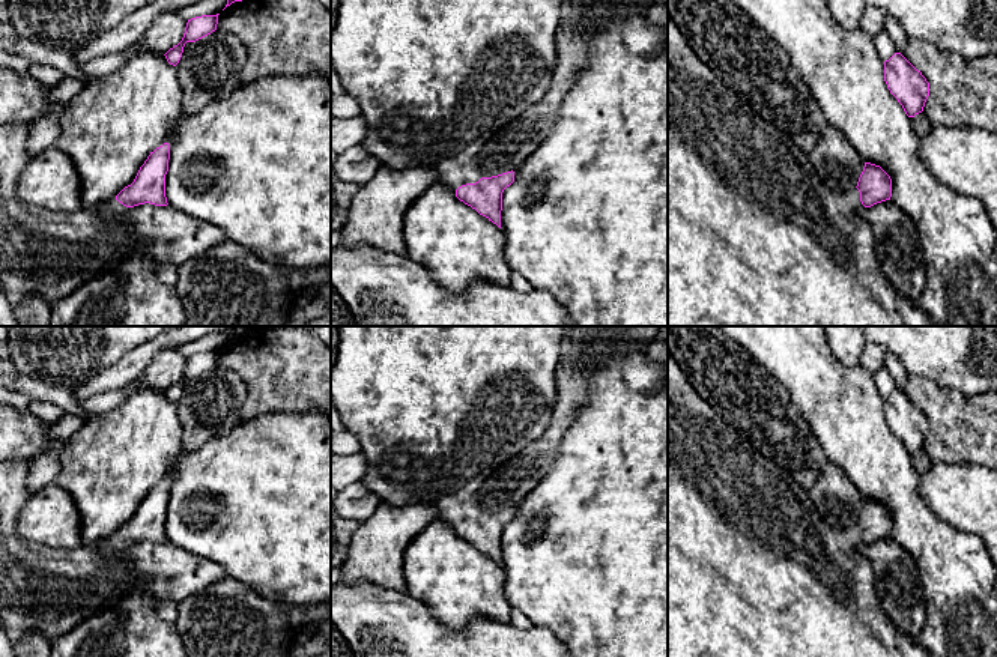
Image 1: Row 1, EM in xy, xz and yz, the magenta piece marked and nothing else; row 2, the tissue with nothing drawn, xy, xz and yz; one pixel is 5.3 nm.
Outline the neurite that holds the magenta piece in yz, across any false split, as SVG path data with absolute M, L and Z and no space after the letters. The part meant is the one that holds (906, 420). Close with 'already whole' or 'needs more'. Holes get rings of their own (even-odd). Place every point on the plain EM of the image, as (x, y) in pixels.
M901 389L884 398L884 418L908 454L923 448L929 419Z | already whole

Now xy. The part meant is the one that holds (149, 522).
M170 481L156 484L140 504L134 519L125 523L116 537L126 544L150 540L167 543L165 511L168 508Z | already whole

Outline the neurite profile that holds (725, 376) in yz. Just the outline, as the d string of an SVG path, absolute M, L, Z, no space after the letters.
M668 326L668 352L698 395L809 490L830 463L786 389L717 326Z

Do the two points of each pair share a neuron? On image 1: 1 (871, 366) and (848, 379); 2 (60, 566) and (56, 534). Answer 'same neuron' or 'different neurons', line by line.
1: different neurons
2: different neurons

